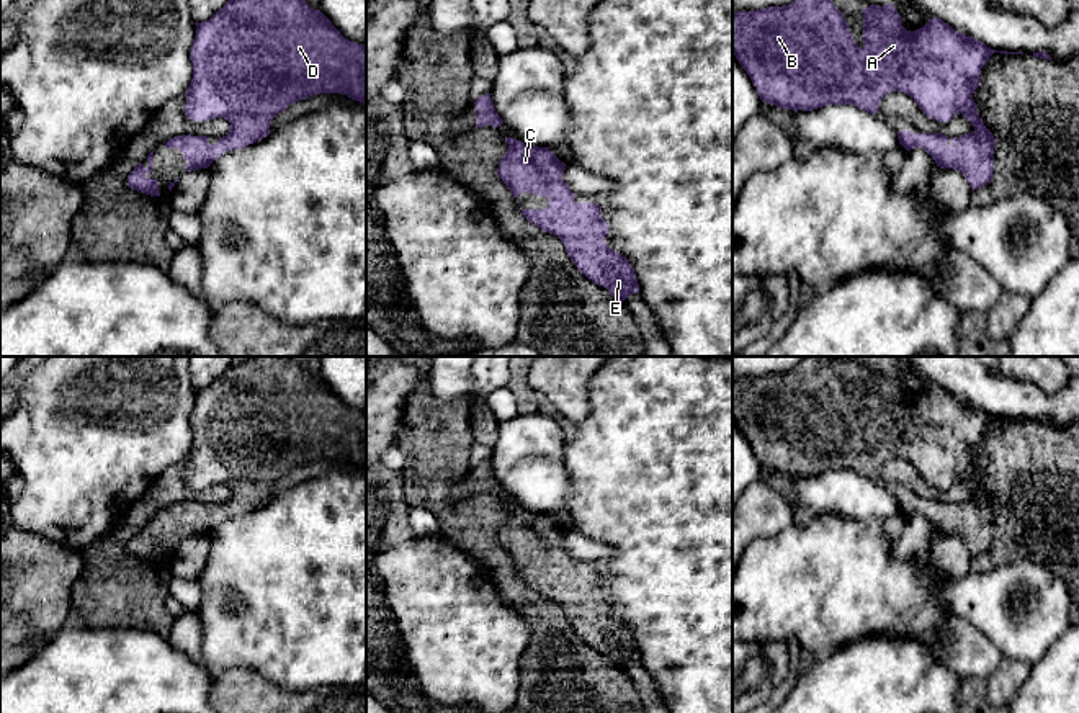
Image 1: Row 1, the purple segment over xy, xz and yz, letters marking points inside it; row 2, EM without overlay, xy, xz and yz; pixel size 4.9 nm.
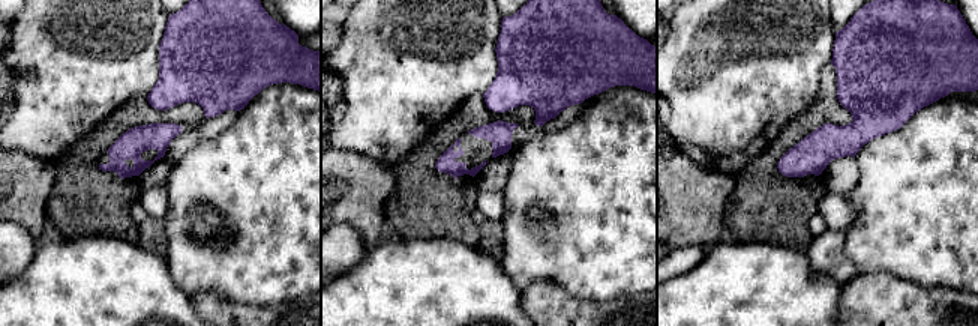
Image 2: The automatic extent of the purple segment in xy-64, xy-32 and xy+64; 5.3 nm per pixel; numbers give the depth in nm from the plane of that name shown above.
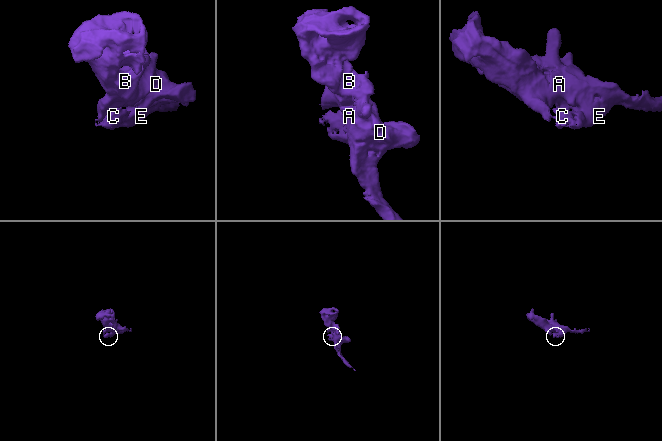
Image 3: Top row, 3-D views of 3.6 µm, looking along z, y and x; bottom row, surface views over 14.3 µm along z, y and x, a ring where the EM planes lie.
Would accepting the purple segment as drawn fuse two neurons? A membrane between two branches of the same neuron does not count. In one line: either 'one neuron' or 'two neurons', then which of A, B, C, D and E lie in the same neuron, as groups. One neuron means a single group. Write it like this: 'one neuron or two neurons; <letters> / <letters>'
one neuron; A B C D E

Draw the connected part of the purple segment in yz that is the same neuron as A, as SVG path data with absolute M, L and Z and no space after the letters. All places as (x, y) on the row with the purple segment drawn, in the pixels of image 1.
M795 0L795 2L783 5L783 7L767 7L767 8L760 8L760 10L754 10L754 11L742 10L742 11L732 13L732 54L736 56L736 59L742 65L742 69L747 72L747 75L750 77L760 100L772 103L778 108L786 108L786 110L793 110L793 111L798 111L798 110L813 111L813 110L817 110L817 108L822 108L827 105L853 105L866 113L875 114L875 113L878 113L880 101L884 95L888 95L889 92L904 92L919 105L919 108L922 110L922 113L925 116L929 116L935 121L945 123L945 121L950 121L956 113L961 113L974 126L973 132L963 134L960 137L953 137L950 141L948 136L943 136L940 132L935 132L935 134L917 132L916 134L911 131L899 131L898 132L899 144L906 150L911 150L914 147L924 149L935 160L937 167L940 167L940 168L958 170L960 173L965 175L965 178L968 180L968 183L971 185L973 190L978 190L978 188L991 183L992 172L994 172L996 139L994 139L992 132L984 126L983 119L979 118L976 103L973 100L973 93L979 87L981 69L984 67L984 64L989 61L989 57L994 52L1001 52L1001 54L1023 54L1023 52L1007 52L1007 51L991 49L984 43L981 43L974 38L969 38L963 33L955 31L948 23L945 23L940 18L932 18L922 28L919 28L916 31L907 31L902 26L901 15L898 13L898 10L894 8L893 3L888 3L884 7L870 5L868 8L862 8L862 13L863 13L863 47L860 49L850 33L850 28L844 18L844 15L834 7L832 0Z

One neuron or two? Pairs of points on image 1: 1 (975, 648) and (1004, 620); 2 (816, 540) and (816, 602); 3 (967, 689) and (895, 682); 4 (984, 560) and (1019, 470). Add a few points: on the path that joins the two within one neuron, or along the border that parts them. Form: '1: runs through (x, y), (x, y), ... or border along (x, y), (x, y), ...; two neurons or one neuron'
1: border along (953, 615), (976, 627), (1004, 656); two neurons
2: runs through (816, 555), (816, 587); one neuron
3: border along (962, 679), (957, 695); two neurons
4: runs through (1007, 542), (1019, 530), (1019, 493); one neuron

